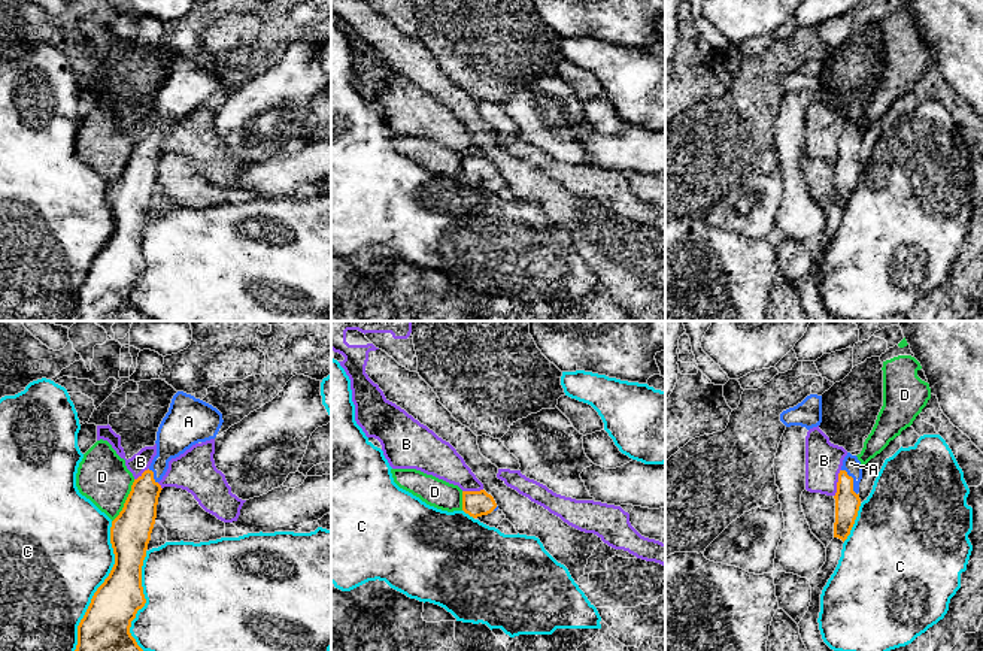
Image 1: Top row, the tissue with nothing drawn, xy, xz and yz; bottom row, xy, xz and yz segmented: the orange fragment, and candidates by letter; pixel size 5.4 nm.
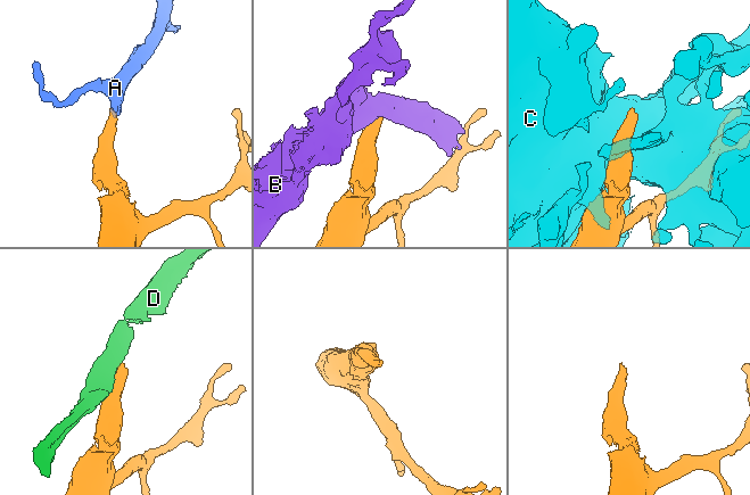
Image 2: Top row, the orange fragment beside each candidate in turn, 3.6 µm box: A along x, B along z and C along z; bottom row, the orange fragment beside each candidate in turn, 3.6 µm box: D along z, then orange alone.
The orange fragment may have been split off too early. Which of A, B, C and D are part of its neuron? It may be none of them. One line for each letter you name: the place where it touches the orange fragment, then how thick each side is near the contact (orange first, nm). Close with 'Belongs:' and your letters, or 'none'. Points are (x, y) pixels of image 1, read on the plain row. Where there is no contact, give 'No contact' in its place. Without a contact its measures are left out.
A: Touches orange at yz (852, 147). Thickness 140 nm (orange) against 90 nm
Belongs: A

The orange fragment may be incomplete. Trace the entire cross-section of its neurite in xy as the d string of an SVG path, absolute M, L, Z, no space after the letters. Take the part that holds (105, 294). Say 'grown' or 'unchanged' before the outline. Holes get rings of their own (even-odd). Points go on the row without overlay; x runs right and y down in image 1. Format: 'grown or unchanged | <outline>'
grown | M183 57L173 61L157 97L157 121L149 134L134 145L122 176L112 187L115 230L78 291L73 321L142 321L130 293L146 269L142 231L163 155L158 148L172 124L198 108L215 105L222 88L222 79L212 70Z

